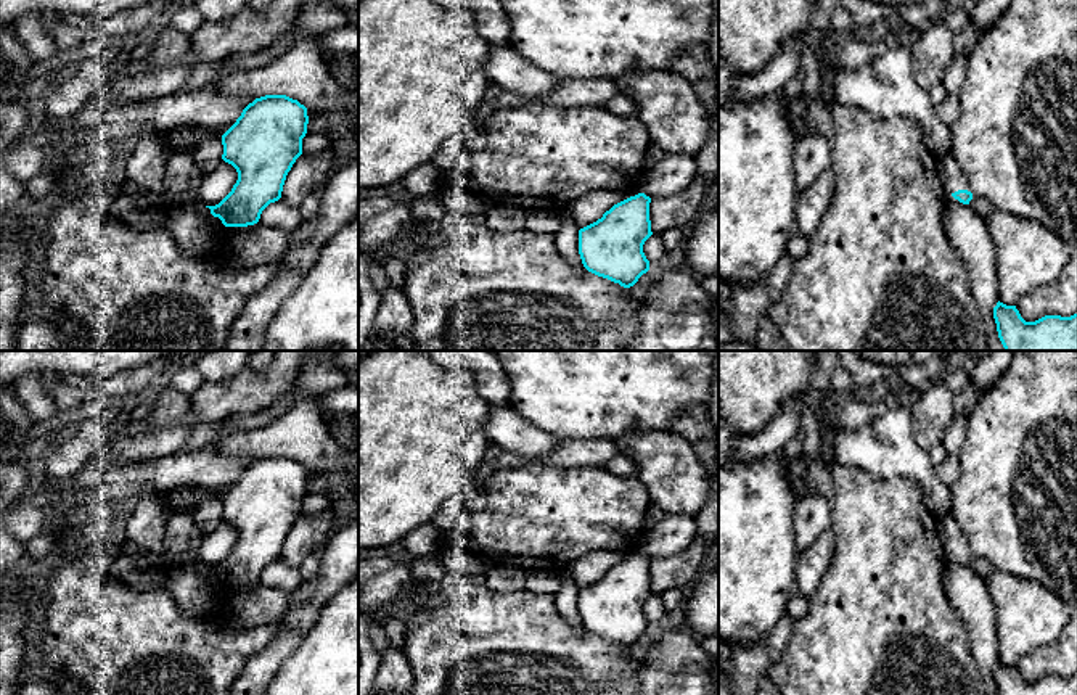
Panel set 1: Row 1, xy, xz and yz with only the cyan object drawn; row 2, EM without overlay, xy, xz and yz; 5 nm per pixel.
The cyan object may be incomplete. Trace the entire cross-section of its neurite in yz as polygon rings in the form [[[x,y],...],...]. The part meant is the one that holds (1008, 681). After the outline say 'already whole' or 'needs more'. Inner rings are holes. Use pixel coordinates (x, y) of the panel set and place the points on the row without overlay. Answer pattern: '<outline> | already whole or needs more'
[[[997,663],[993,679],[998,695],[1077,695],[1077,674],[1071,677],[1045,676],[1026,682],[1016,666]]] | already whole

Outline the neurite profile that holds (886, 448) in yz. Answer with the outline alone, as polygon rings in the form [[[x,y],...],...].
[[[910,405],[882,407],[870,423],[842,430],[836,434],[831,452],[823,446],[821,460],[826,467],[834,460],[879,479],[911,478],[919,484],[924,504],[937,520],[952,510],[950,487],[939,478],[929,450],[924,450],[913,434]]]

